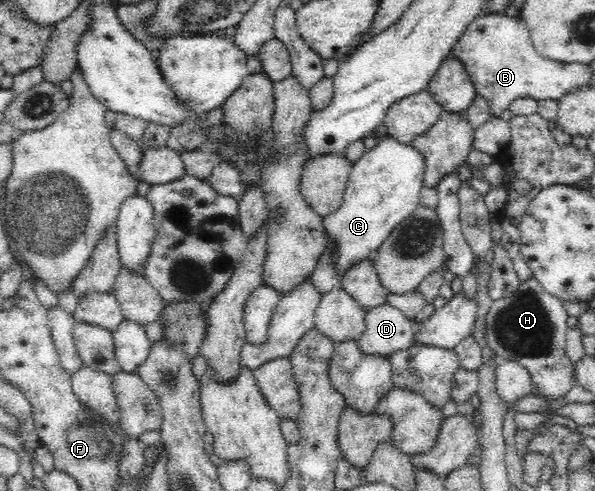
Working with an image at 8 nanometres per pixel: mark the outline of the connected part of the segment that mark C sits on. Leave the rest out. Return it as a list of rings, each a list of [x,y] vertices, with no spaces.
[[[388,134],[373,148],[367,149],[357,157],[357,161],[353,164],[353,170],[349,174],[343,205],[335,213],[323,217],[326,234],[329,234],[329,238],[335,240],[335,244],[337,244],[335,262],[339,275],[343,275],[345,271],[351,269],[351,265],[374,257],[374,252],[383,245],[393,229],[420,207],[424,177],[425,160],[421,152],[415,149],[411,143],[401,143]]]

